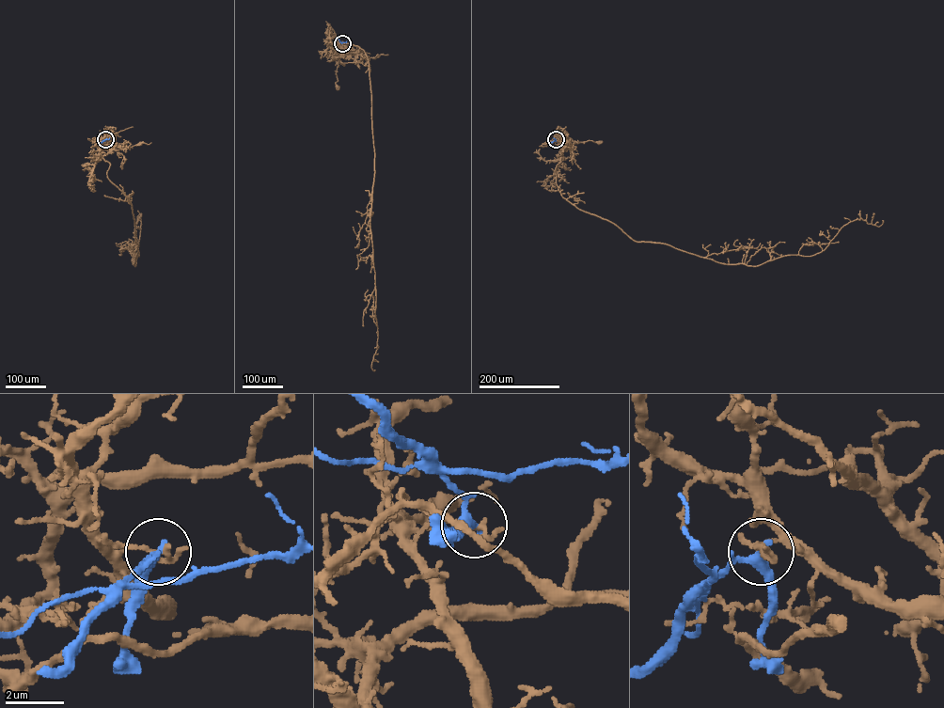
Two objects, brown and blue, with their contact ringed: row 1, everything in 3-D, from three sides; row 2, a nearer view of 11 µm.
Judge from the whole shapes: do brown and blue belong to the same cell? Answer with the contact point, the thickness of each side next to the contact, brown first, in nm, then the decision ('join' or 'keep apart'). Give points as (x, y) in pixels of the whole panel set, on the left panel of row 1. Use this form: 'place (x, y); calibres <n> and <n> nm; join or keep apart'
place (105, 139); calibres 160 and 240 nm; keep apart

